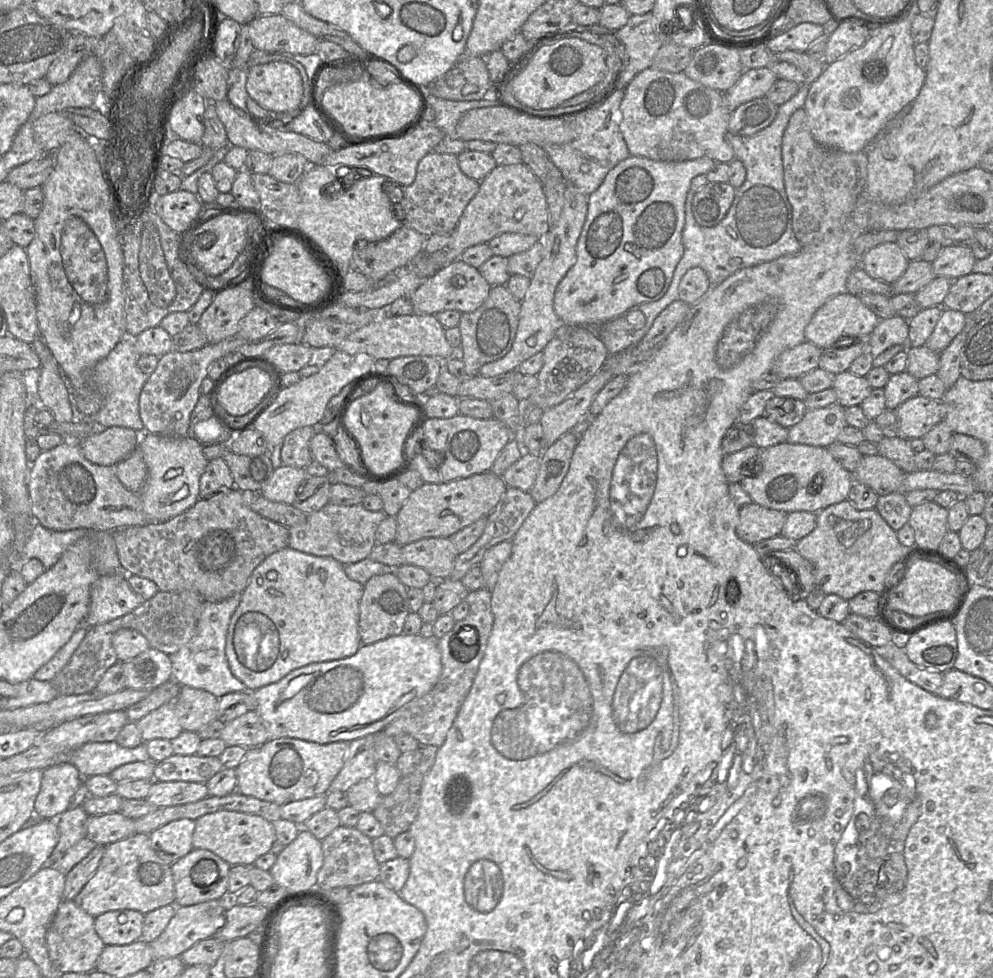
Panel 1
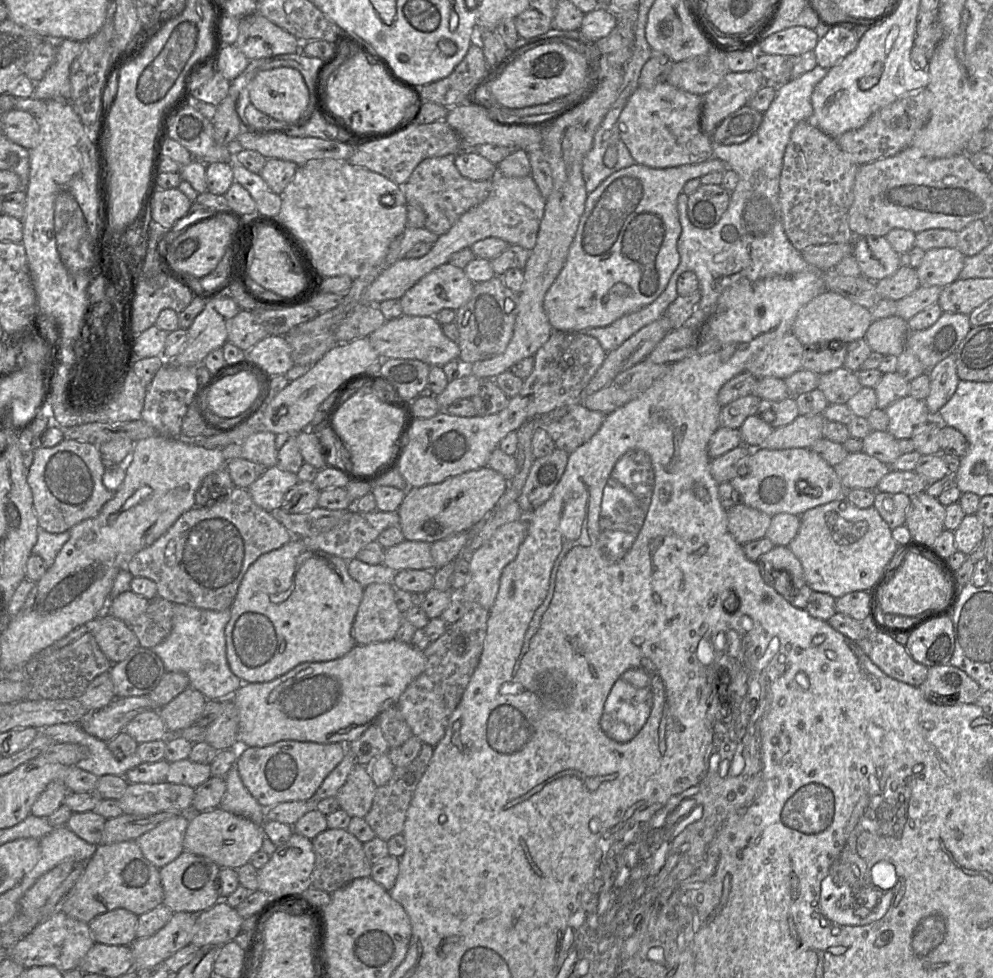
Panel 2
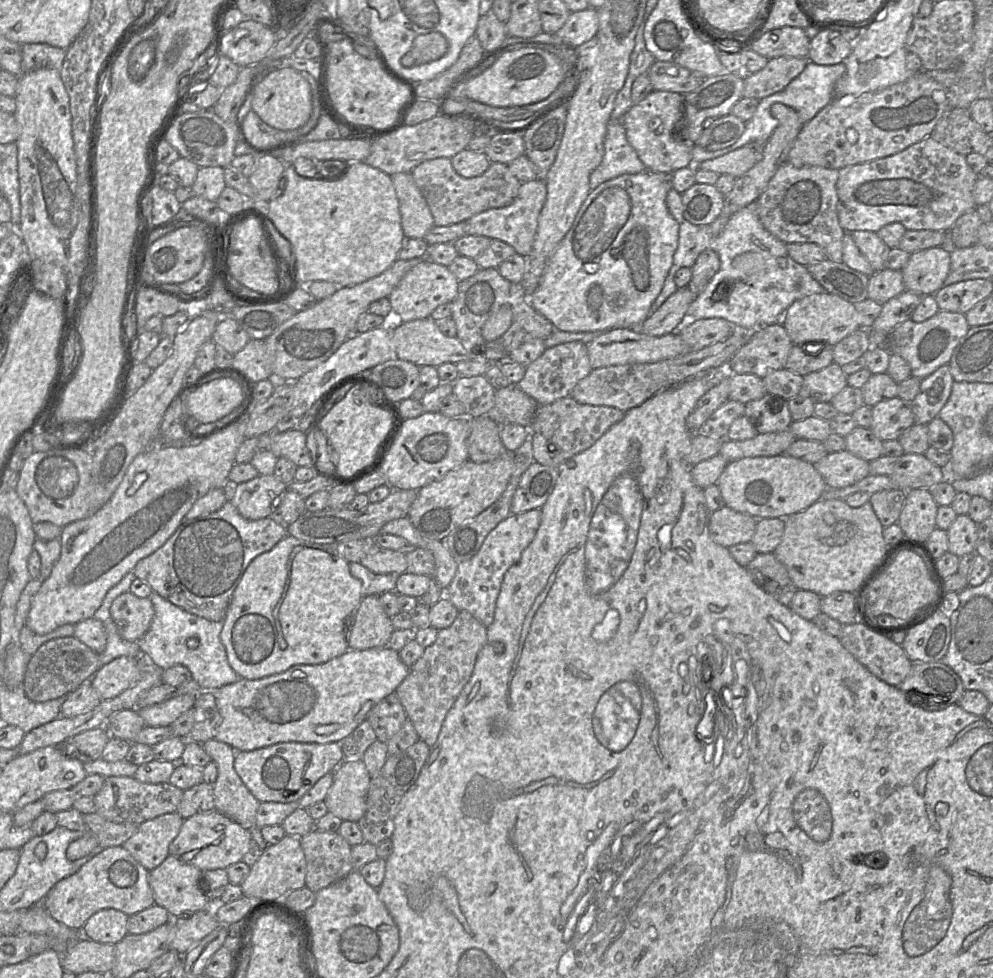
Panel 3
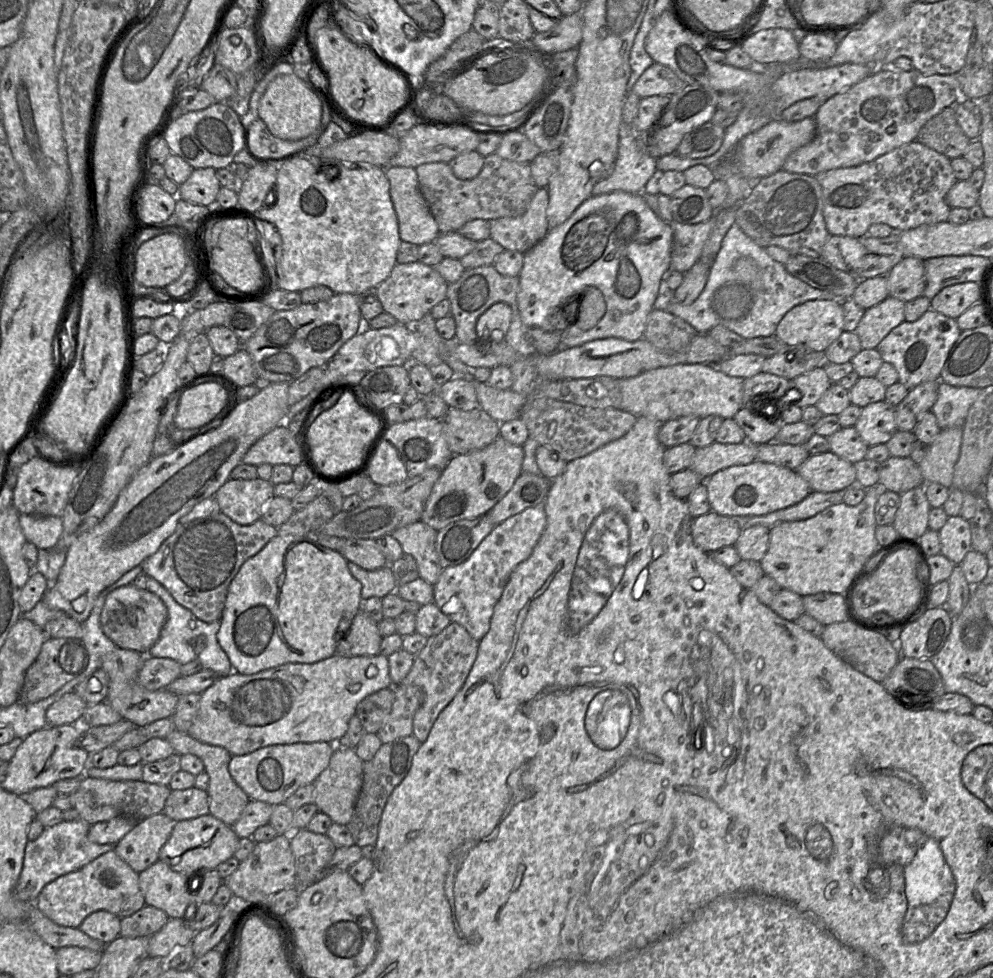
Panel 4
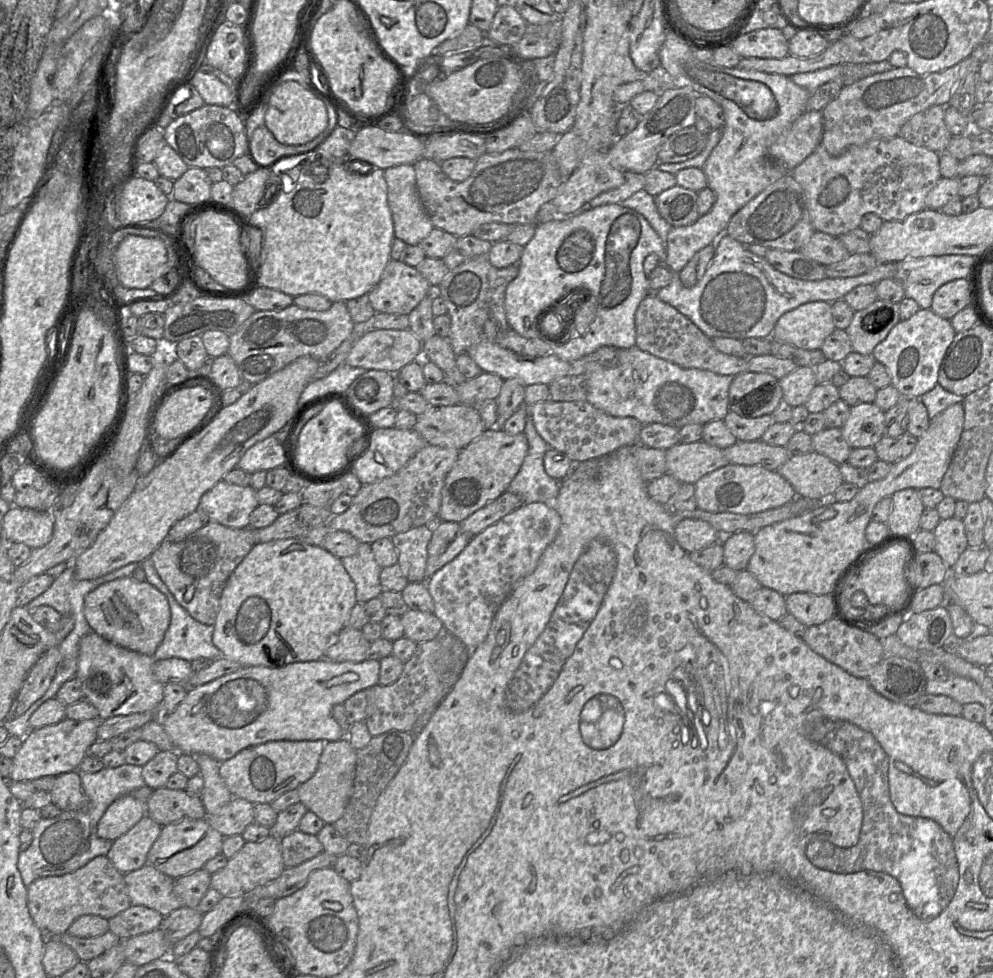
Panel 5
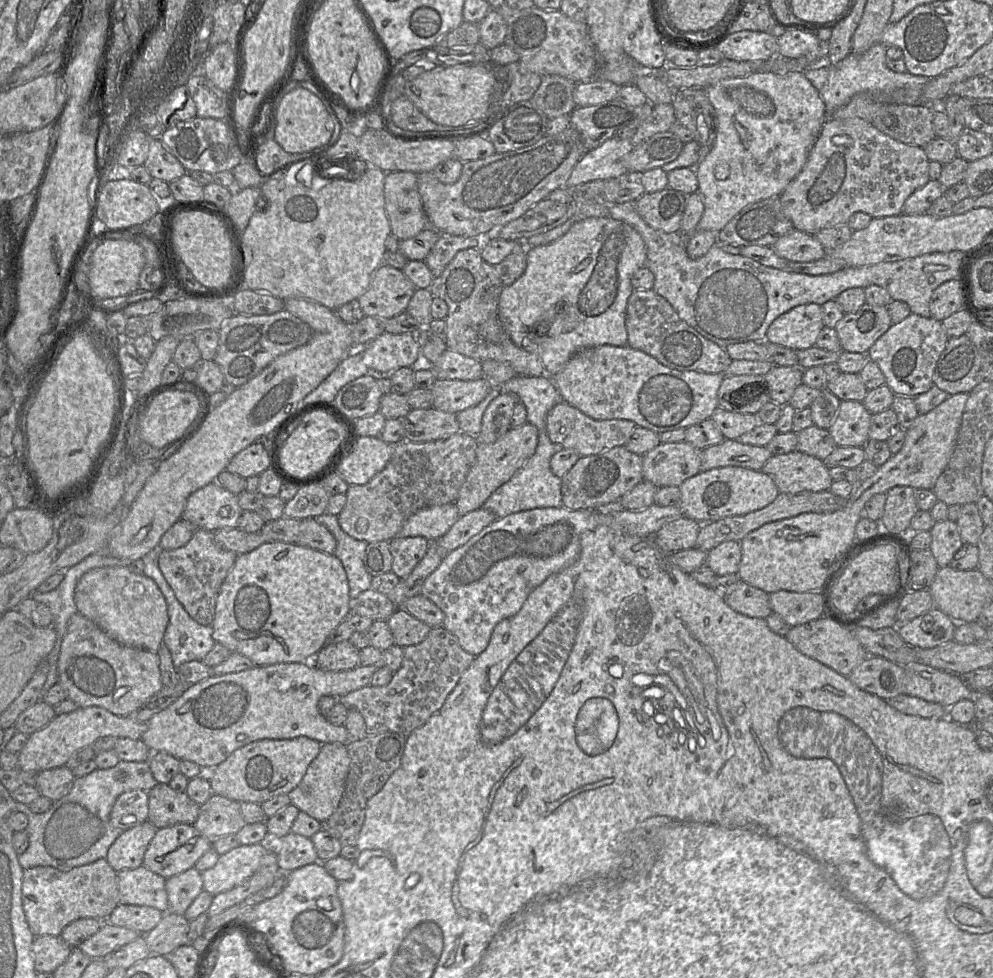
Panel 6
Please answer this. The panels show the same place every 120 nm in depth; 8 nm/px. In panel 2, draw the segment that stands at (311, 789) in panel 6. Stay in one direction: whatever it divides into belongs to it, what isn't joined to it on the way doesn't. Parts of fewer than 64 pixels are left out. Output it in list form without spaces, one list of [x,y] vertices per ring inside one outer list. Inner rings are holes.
[[[355,763],[335,797],[340,809],[350,817],[364,818],[372,806],[376,788],[369,765]]]

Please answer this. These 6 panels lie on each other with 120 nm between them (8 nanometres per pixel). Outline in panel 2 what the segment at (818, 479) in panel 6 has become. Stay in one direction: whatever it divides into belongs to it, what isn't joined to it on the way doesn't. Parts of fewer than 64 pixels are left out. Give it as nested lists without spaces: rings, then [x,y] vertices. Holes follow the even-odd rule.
[[[864,452],[848,453],[846,458],[833,468],[846,491],[854,488],[876,491],[879,481],[891,470],[890,465],[880,462]]]

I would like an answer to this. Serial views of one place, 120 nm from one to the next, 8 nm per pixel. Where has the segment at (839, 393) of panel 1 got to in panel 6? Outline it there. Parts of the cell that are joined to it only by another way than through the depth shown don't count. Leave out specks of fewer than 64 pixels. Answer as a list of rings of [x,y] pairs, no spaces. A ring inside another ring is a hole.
[[[774,365],[764,377],[768,384],[770,401],[784,406],[795,389],[802,384],[804,369],[800,366]]]

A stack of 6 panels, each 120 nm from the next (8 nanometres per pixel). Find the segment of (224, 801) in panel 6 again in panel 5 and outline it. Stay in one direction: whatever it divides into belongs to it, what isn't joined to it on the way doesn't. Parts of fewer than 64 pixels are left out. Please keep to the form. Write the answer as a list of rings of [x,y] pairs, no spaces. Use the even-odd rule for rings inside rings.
[[[239,797],[222,807],[219,812],[204,818],[208,824],[224,837],[241,835],[245,828],[254,822],[254,804]]]

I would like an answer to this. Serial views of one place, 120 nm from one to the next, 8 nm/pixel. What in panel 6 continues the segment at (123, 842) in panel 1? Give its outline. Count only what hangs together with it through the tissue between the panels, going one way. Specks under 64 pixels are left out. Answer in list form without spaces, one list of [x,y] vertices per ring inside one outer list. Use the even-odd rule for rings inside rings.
[[[99,859],[69,871],[60,871],[49,866],[37,866],[24,870],[22,905],[29,928],[35,937],[60,936],[66,926],[82,918],[106,921],[119,904],[117,872],[106,859]]]

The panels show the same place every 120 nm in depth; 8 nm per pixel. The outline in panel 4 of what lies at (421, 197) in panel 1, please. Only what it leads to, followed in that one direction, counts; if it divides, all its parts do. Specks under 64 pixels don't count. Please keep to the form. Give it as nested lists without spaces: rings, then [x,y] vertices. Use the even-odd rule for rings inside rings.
[[[497,154],[485,157],[481,172],[471,180],[460,180],[448,163],[424,163],[415,168],[420,192],[439,229],[439,233],[457,232],[467,222],[517,217],[525,213],[538,190],[529,163],[503,159]]]

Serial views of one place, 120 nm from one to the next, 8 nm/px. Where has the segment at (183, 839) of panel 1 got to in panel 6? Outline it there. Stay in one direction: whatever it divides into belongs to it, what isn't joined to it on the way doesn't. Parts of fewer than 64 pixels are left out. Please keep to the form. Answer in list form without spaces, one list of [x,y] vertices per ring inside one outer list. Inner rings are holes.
[[[148,820],[122,832],[110,846],[106,860],[116,871],[135,869],[143,865],[145,852],[157,832]]]

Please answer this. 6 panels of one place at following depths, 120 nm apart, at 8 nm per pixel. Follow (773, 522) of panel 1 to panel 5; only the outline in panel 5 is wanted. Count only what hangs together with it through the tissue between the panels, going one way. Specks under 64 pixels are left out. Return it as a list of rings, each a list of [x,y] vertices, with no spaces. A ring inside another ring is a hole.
[[[678,519],[674,530],[675,539],[687,552],[694,552],[720,541],[726,534],[720,534],[711,524],[700,519]]]

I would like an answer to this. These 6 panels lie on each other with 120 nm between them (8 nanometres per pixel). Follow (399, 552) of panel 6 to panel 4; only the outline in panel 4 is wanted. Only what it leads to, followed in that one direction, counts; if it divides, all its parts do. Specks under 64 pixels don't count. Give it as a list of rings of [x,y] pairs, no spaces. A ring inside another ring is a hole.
[[[417,521],[390,534],[400,543],[404,554],[415,559],[419,578],[433,586],[443,570],[436,551],[437,531]]]

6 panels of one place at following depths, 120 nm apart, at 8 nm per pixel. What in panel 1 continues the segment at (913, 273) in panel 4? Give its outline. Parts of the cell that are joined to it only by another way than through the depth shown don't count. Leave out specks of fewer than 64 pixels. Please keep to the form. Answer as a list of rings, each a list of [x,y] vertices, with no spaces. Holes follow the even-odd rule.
[[[969,246],[942,247],[932,262],[937,277],[958,279],[972,272],[976,258]]]

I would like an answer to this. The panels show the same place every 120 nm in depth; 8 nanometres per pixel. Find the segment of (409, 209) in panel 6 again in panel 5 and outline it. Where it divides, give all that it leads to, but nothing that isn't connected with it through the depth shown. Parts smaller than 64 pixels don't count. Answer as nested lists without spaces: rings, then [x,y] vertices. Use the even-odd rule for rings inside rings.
[[[413,164],[387,168],[384,178],[395,238],[407,245],[418,245],[434,226],[418,195]]]

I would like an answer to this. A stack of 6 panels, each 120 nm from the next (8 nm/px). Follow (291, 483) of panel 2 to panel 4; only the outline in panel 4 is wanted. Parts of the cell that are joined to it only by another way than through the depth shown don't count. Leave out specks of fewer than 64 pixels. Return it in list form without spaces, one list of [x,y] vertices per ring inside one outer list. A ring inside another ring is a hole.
[[[228,479],[213,496],[220,512],[240,525],[250,525],[261,519],[267,503],[274,497],[271,481]]]

